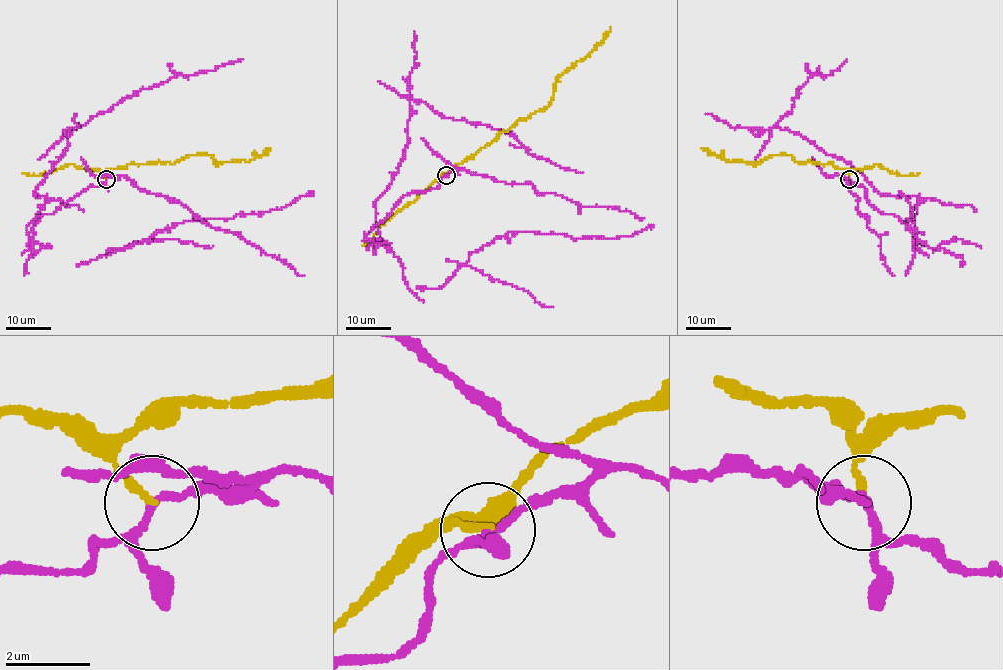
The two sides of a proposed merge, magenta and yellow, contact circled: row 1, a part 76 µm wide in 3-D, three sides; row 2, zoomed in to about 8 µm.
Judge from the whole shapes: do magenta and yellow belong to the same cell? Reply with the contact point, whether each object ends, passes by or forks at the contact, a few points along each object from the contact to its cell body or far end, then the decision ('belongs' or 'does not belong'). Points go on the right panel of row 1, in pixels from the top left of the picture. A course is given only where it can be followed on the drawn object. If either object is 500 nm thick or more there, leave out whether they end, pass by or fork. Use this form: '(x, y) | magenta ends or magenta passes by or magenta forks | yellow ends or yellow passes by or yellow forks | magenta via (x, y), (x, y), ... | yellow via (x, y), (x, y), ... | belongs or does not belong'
(849, 179) | magenta passes by | yellow ends | magenta via (849, 179), (914, 237), (914, 195), (882, 195), (832, 154), (773, 128), (812, 74), (828, 74), (847, 60) | yellow via (849, 179), (848, 171), (831, 163), (796, 162), (787, 154), (752, 163), (726, 161), (701, 148) | does not belong

